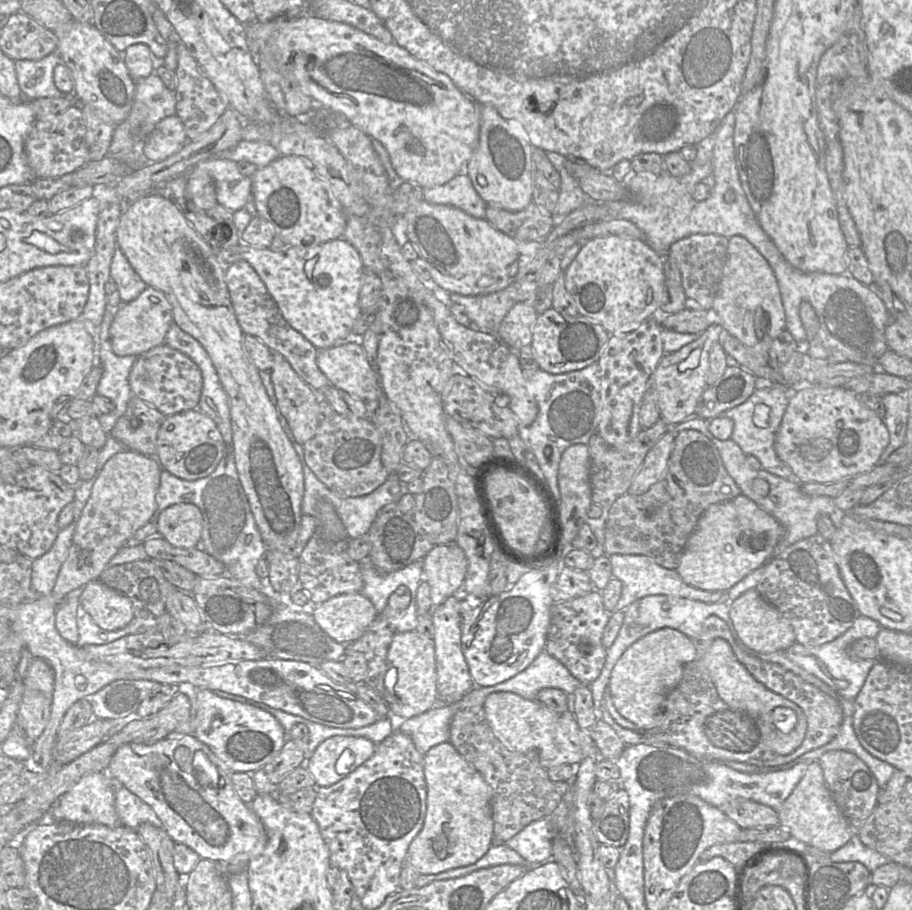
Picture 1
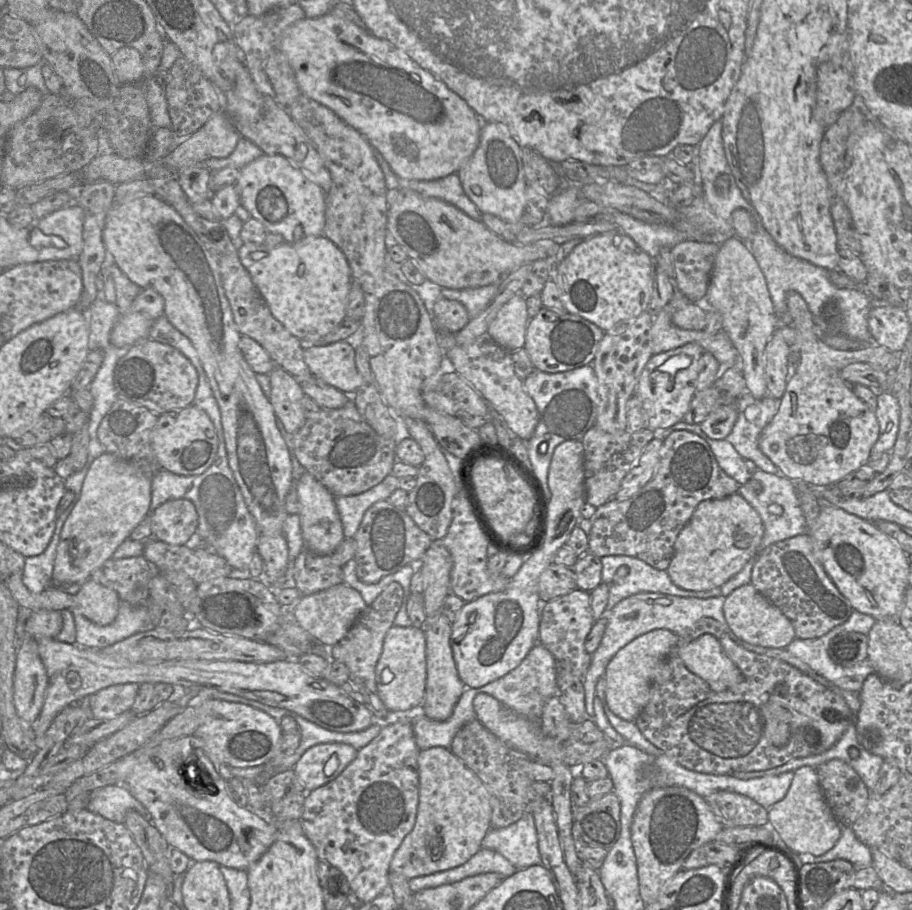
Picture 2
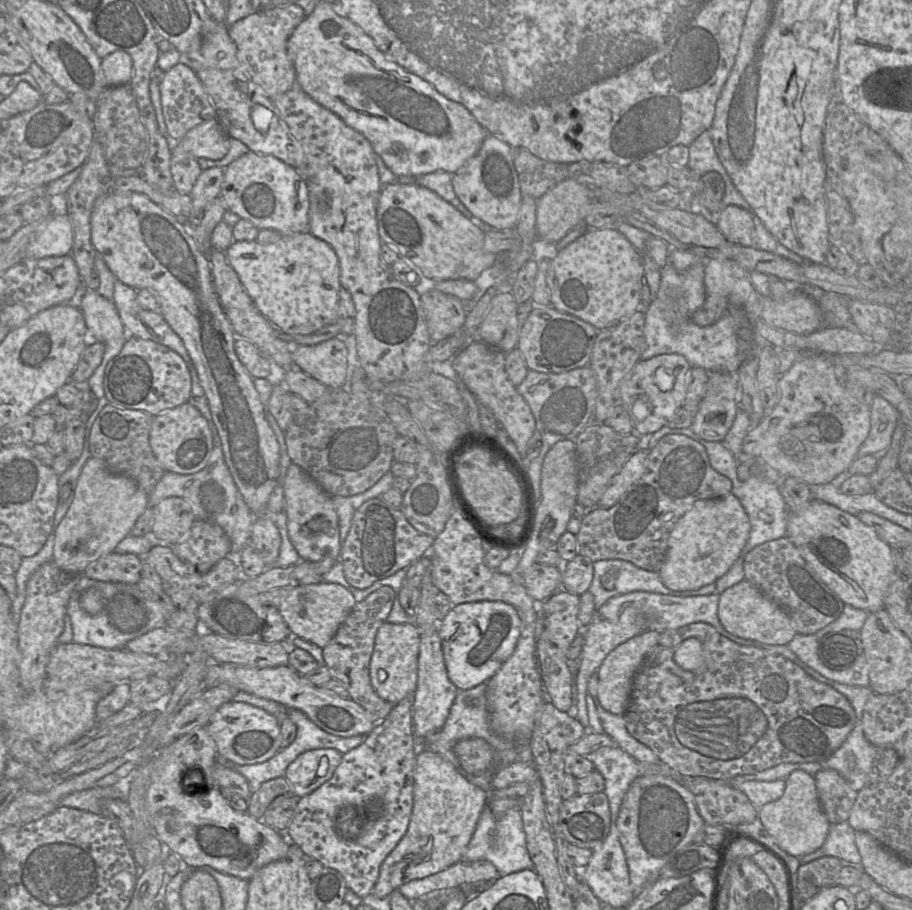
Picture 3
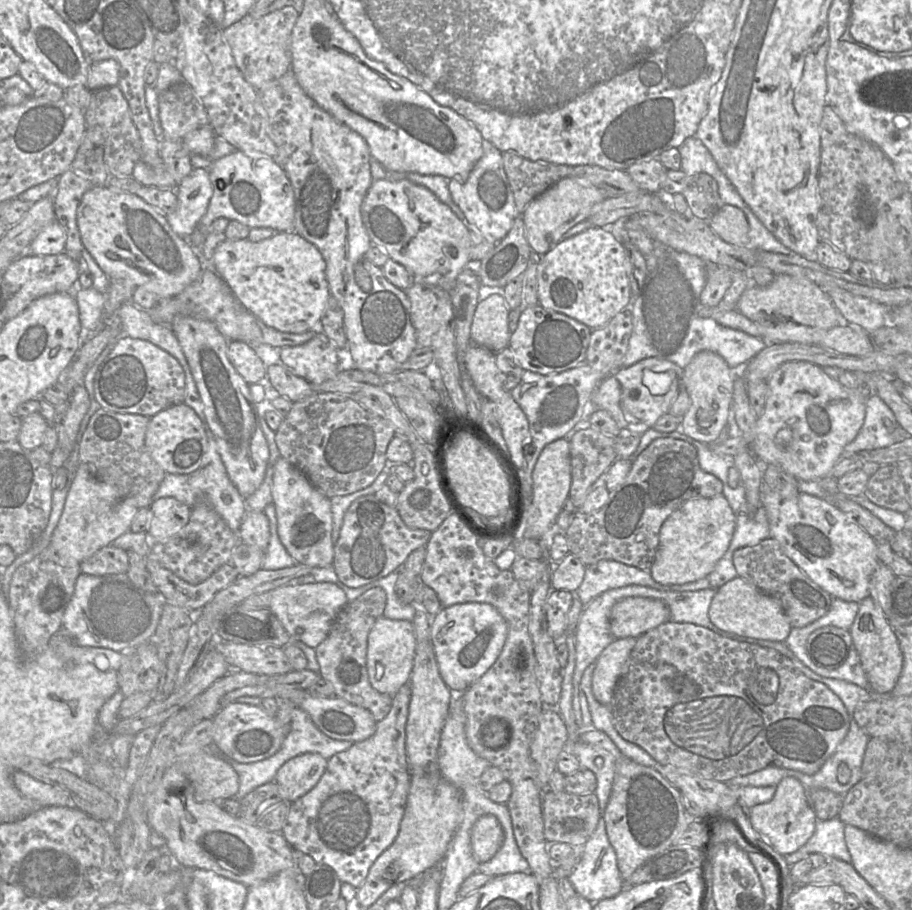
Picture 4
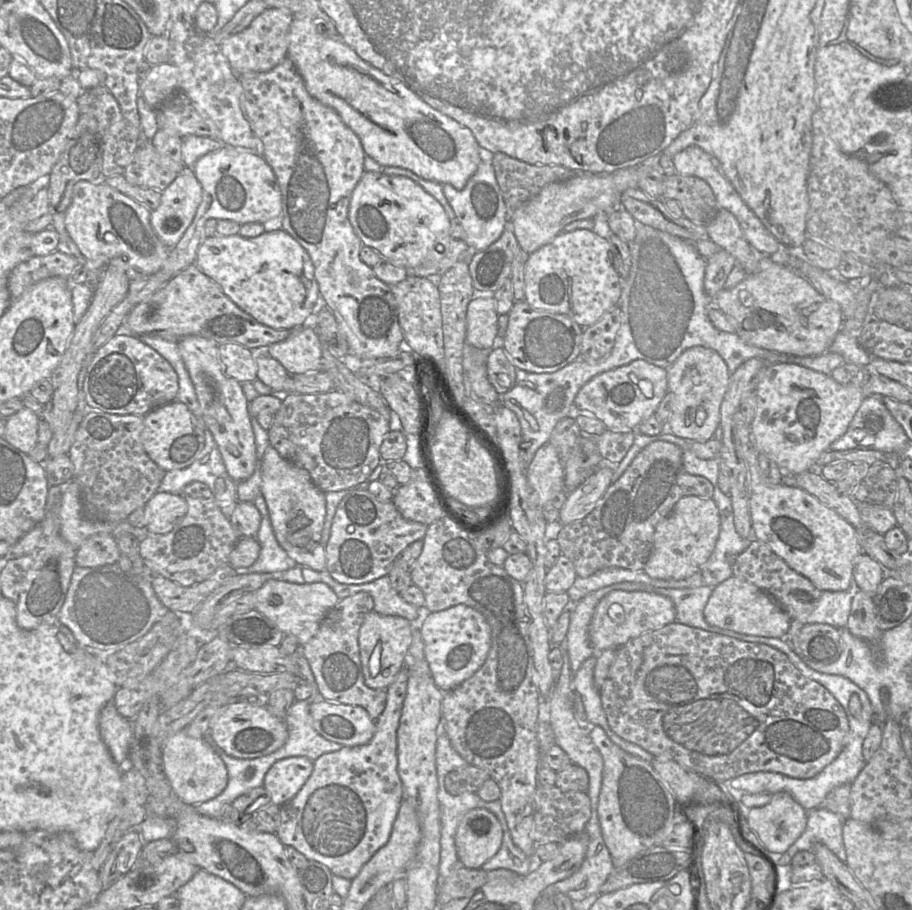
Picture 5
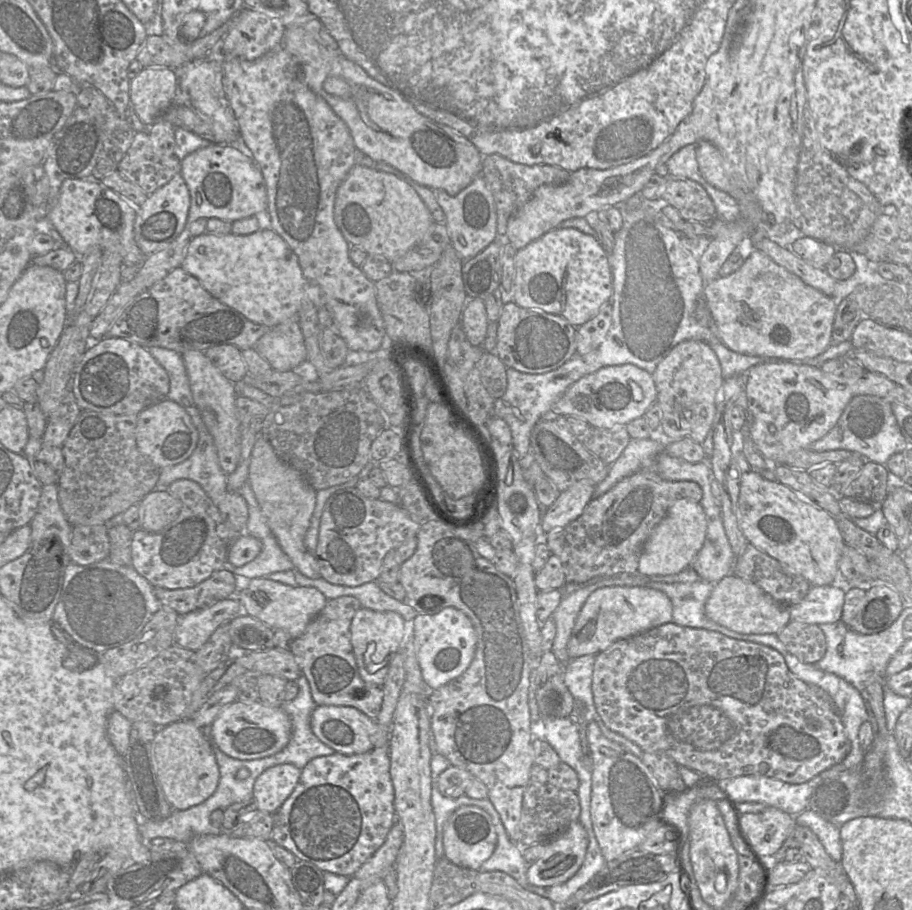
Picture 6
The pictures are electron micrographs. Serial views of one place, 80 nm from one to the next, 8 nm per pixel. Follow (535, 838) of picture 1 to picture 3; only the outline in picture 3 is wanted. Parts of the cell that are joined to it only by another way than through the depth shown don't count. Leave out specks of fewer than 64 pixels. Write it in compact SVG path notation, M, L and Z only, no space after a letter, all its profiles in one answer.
M489 806L484 808L478 820L471 841L468 844L461 861L477 860L487 860L491 862L497 868L501 876L505 876L513 872L519 872L521 870L534 869L534 864L529 856L526 846L526 835L523 829L520 809L511 809L507 811L502 817L495 818Z

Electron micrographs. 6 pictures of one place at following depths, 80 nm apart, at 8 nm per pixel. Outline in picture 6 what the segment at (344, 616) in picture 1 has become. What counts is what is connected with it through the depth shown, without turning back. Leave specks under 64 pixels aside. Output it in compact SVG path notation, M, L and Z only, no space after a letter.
M252 578L240 580L240 588L234 595L237 597L243 607L243 613L253 616L272 629L281 629L286 631L292 638L297 638L303 634L311 620L324 608L327 598L314 587L292 587L268 578Z

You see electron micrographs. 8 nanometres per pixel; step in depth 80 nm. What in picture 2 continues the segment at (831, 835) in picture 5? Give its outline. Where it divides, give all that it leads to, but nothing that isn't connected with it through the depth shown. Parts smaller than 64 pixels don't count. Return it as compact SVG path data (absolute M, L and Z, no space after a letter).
M842 826L841 836L835 846L820 856L798 854L802 864L829 862L836 859L847 860L856 868L872 866L871 849L859 841L853 829Z

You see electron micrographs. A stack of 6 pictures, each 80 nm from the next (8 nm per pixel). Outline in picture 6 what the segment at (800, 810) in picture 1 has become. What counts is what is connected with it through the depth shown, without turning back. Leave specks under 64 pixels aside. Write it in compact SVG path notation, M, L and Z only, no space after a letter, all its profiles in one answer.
M773 807L739 818L742 833L760 859L775 854L792 836L796 825L795 816Z

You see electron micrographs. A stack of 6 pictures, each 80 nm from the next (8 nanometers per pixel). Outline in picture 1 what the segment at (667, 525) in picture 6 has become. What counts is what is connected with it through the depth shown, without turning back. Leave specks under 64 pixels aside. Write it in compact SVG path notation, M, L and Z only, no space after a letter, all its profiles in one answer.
M739 495L710 505L689 536L675 571L691 587L705 591L728 591L775 554L784 527L751 499Z

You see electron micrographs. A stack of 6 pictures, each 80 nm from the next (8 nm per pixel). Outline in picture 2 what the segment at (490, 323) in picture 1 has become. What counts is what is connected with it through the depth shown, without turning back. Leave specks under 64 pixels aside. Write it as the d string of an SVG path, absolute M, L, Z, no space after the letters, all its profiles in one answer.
M500 282L481 287L452 289L442 287L441 294L450 300L462 303L468 311L469 318L479 314L494 298Z

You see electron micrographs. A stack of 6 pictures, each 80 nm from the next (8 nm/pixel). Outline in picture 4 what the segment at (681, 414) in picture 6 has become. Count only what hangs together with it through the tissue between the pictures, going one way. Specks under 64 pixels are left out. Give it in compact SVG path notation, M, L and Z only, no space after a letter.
M702 350L694 355L689 364L683 368L681 387L690 397L690 407L683 415L680 429L687 436L706 444L715 442L722 429L728 424L729 410L732 405L736 373L716 352Z

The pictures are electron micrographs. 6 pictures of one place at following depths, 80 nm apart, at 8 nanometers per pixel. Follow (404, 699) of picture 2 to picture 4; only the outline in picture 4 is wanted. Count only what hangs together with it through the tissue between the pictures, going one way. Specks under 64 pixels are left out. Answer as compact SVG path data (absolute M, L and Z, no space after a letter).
M384 616L372 626L367 640L366 667L371 686L380 693L393 696L410 682L416 649L412 621L392 620Z

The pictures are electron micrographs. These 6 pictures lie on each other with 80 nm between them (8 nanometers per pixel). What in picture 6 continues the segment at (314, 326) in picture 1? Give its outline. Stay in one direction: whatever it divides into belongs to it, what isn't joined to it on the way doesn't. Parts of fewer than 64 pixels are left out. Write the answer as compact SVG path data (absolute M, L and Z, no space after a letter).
M274 230L247 235L208 232L198 235L190 242L180 267L197 278L220 302L269 328L295 319L306 297L306 285L310 283L303 275L297 255Z

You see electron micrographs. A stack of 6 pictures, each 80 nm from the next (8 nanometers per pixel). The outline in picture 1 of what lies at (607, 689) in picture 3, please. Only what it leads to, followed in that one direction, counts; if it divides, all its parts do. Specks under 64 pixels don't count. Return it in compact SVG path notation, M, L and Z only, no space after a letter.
M661 628L640 638L621 655L611 672L608 688L617 711L642 731L658 730L666 696L681 681L684 666L695 659L692 640L673 628Z

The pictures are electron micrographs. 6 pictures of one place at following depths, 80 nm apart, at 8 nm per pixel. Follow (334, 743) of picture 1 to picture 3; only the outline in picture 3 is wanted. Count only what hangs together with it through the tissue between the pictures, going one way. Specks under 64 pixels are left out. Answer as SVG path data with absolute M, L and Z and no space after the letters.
M331 748L309 750L299 755L287 767L284 775L292 788L293 797L304 797L329 780L342 755Z

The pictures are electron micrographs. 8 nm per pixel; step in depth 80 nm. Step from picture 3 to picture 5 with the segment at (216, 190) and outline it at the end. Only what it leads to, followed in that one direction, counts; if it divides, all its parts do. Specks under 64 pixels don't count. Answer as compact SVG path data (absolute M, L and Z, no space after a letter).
M185 167L161 192L160 205L151 211L151 225L160 241L173 248L192 223L202 201L202 186L193 167Z

